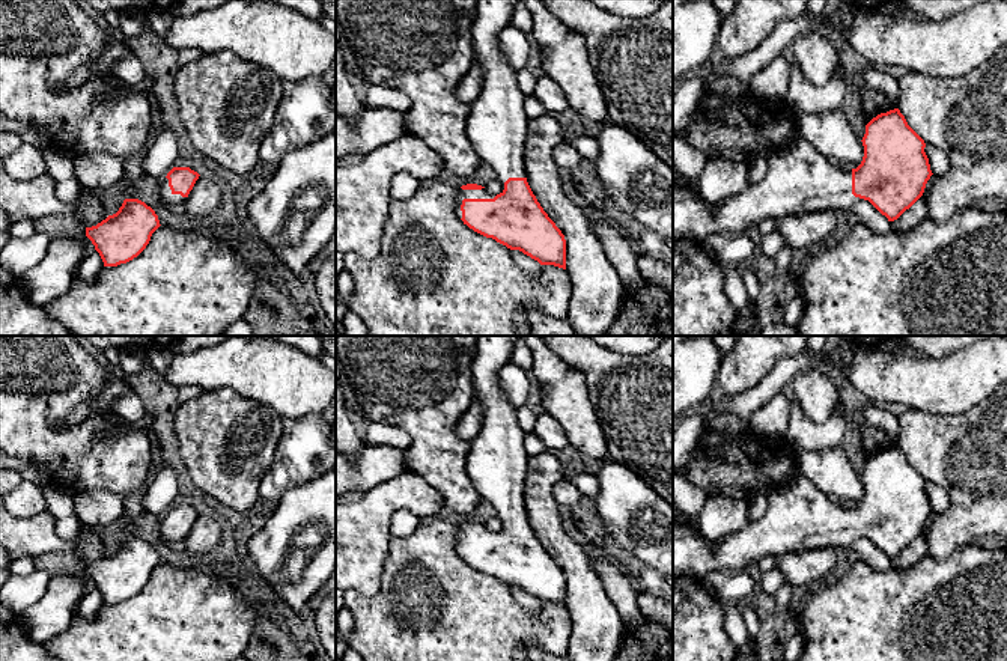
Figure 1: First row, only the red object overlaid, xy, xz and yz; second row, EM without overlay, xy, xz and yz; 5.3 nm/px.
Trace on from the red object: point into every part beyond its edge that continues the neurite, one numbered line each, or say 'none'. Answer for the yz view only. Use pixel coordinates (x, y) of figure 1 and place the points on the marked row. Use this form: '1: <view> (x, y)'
1: yz (800, 179)

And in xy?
1: xy (166, 193)

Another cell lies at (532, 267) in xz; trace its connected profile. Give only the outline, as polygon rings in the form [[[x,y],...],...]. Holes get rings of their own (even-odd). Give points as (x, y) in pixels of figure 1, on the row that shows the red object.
[[[510,250],[513,262],[527,274],[537,276],[542,265],[519,250]]]

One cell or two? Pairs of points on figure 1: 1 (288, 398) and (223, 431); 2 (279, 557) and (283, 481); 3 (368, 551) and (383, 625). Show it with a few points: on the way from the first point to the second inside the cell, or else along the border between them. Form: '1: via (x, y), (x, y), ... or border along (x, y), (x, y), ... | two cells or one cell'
1: border along (237, 392), (271, 407), (283, 419) | two cells
2: border along (313, 479), (292, 487), (277, 500) | two cells
3: border along (386, 556), (380, 587), (372, 595), (351, 590) | two cells

